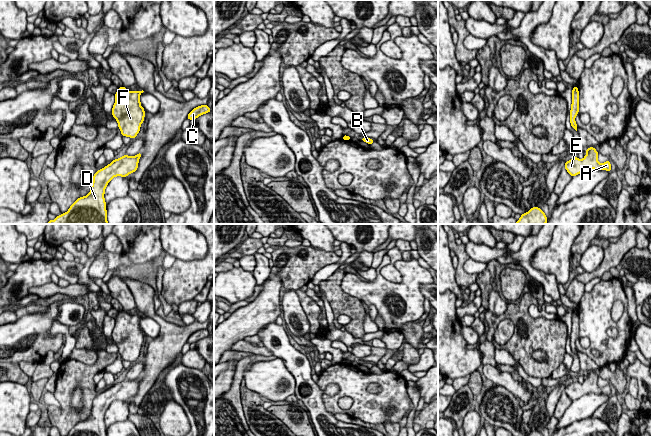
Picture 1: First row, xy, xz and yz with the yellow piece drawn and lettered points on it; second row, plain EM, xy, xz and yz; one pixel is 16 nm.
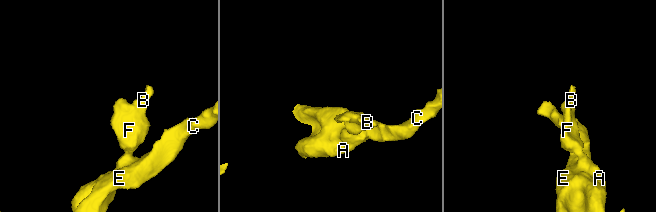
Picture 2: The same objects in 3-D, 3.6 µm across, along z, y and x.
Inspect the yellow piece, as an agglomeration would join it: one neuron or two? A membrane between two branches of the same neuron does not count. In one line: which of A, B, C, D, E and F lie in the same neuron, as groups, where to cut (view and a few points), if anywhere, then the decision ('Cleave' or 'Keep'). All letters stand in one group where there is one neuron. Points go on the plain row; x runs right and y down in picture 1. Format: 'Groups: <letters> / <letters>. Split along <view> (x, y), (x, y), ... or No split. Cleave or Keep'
Groups: A B C D E F. No split. Keep

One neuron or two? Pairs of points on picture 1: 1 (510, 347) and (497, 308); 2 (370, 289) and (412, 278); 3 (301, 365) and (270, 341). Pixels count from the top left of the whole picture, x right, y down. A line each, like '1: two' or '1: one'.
1: two
2: one
3: one

